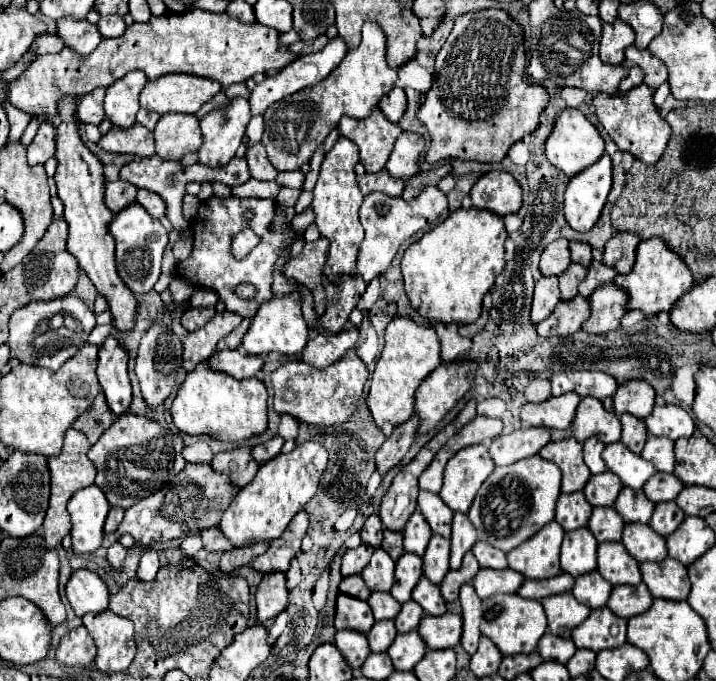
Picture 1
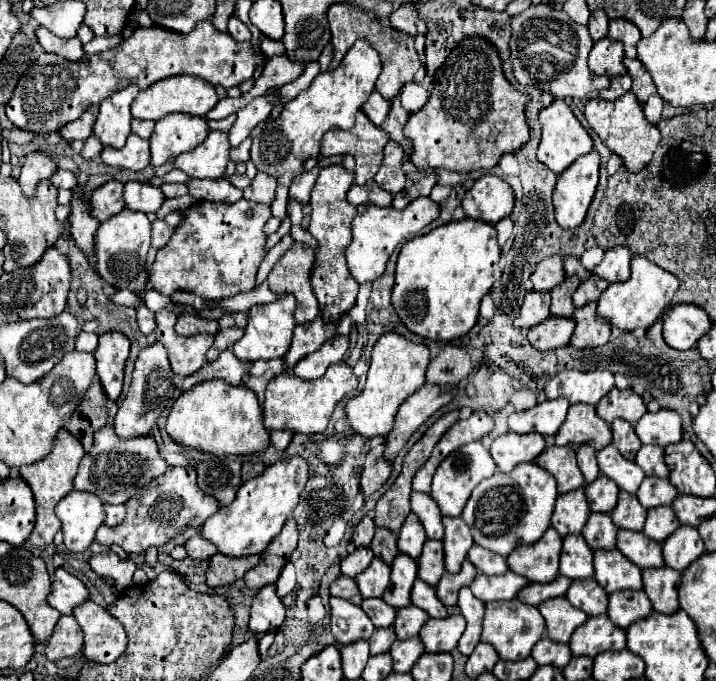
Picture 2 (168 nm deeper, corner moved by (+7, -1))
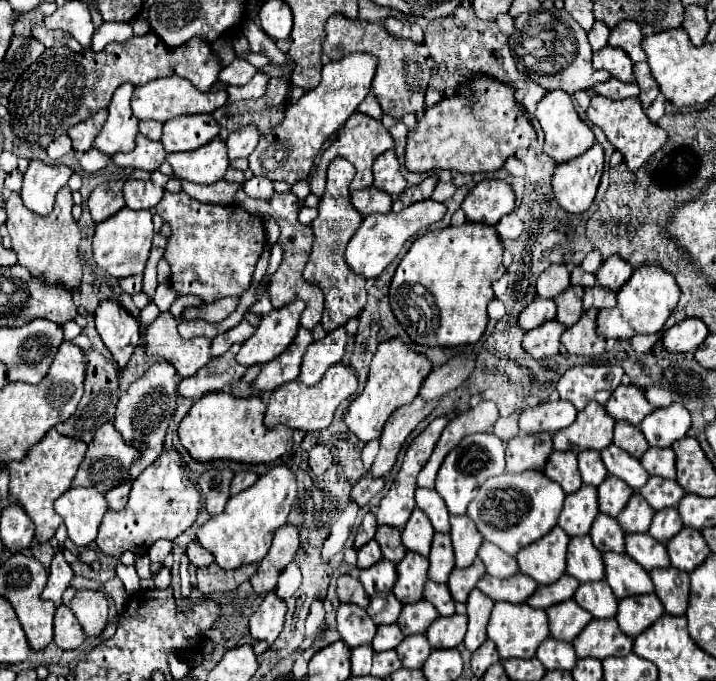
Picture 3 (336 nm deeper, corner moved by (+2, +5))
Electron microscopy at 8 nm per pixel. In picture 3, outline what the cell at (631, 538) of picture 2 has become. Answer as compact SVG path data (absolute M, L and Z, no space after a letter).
M629 533L625 537L625 545L627 545L627 555L633 557L645 571L651 569L663 569L669 567L669 555L663 543L655 541L651 535L647 533Z

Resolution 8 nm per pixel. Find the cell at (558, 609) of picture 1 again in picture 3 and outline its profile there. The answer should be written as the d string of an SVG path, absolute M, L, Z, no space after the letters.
M573 599L549 607L547 615L549 615L549 631L559 641L573 641L593 619L593 615L585 613L585 609L581 609Z

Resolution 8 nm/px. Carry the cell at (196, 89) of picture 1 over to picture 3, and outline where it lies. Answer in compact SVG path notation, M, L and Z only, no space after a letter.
M159 77L157 81L149 81L141 87L135 87L133 91L133 99L131 99L131 107L137 119L141 121L169 121L173 117L179 115L199 115L199 113L213 113L215 109L223 107L227 103L227 91L221 89L217 93L207 91L201 93L197 89L193 89L193 85L181 77Z

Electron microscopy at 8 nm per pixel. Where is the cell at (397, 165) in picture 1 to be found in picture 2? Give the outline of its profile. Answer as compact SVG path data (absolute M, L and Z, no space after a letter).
M390 141L384 147L384 161L380 171L376 173L376 183L390 191L390 193L400 193L406 183L406 175L402 171L402 159L404 159L404 147L396 141Z

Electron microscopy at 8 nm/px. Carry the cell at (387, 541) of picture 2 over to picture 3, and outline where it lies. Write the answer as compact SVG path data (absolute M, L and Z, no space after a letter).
M387 525L379 527L377 535L375 535L375 541L379 543L379 547L383 551L383 557L393 561L393 563L399 563L407 553L405 545L401 543L401 533L395 527L387 527Z

